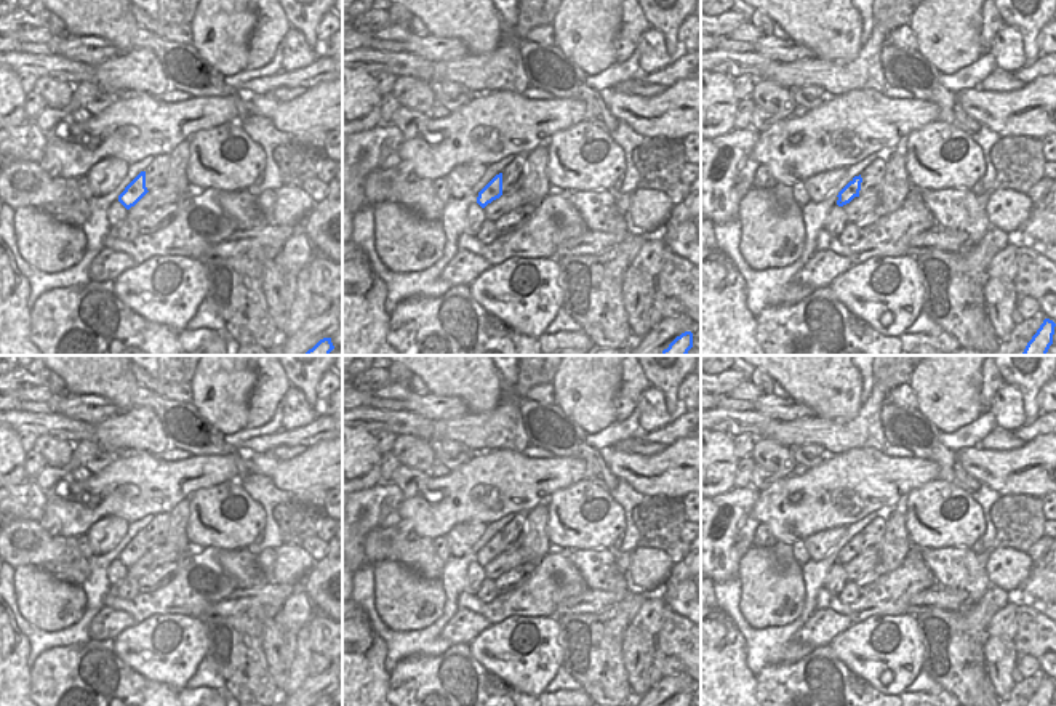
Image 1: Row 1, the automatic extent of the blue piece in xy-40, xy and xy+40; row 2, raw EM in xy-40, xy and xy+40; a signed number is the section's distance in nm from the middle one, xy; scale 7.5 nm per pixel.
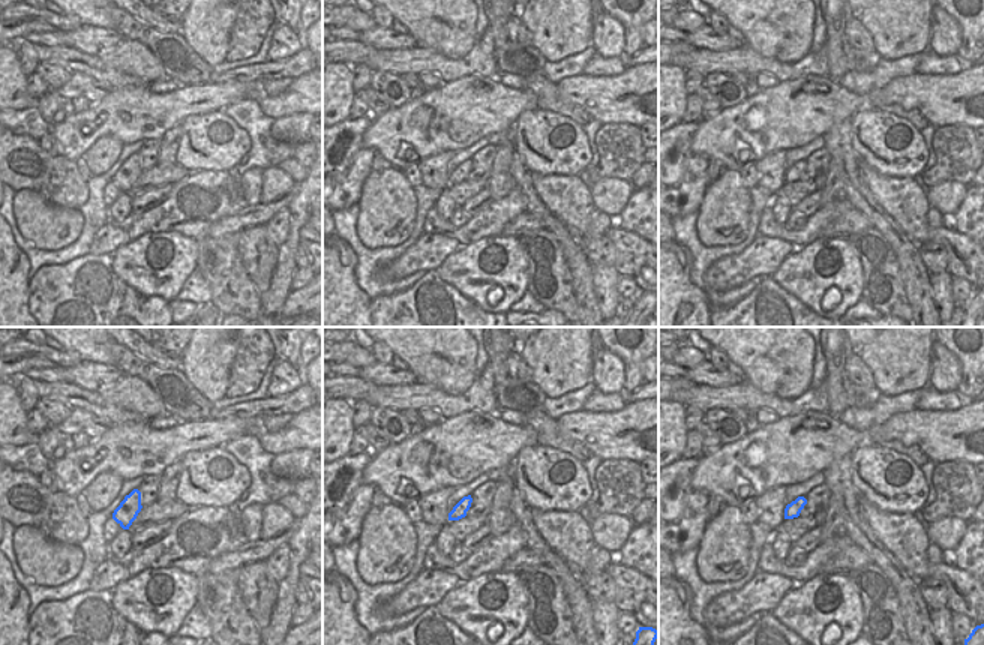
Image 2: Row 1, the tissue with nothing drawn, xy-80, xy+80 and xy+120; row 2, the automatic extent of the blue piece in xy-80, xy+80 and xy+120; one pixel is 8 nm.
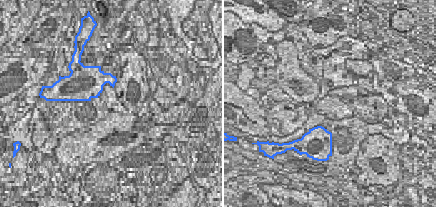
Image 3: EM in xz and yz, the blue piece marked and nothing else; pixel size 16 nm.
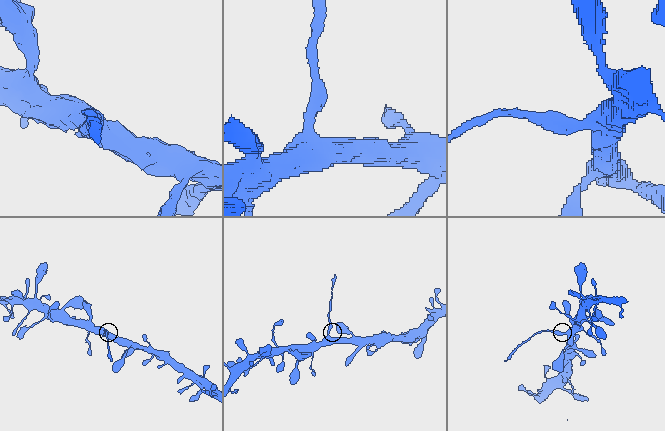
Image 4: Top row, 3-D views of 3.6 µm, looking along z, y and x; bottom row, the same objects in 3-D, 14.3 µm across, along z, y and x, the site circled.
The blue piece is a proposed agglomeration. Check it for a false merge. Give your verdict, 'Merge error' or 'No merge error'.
Merge error.

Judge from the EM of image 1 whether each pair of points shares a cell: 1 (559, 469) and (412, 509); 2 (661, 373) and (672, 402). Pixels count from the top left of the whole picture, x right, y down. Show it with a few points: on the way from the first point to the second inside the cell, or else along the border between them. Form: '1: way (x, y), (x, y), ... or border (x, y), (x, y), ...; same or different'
1: way (522, 481), (479, 481), (464, 495), (448, 500); same
2: way (668, 380), (669, 396); same

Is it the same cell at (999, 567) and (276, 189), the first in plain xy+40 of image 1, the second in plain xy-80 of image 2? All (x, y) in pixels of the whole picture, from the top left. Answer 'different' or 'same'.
same

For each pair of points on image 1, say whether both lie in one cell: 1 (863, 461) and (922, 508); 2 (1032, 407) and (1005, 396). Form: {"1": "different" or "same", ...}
{"1": "different", "2": "different"}

